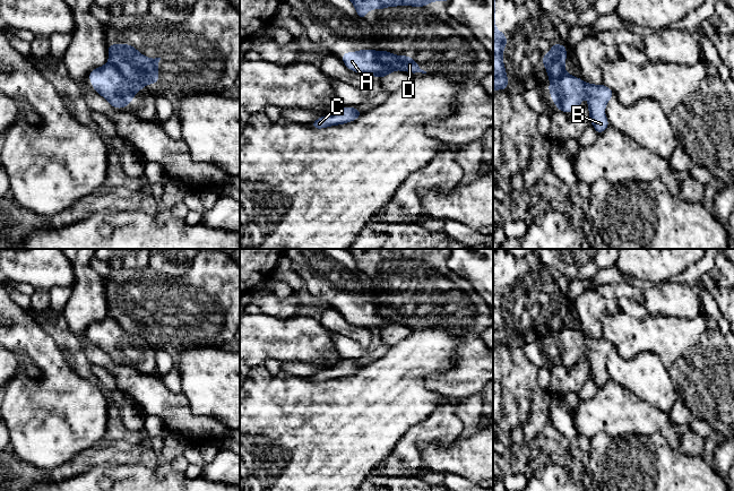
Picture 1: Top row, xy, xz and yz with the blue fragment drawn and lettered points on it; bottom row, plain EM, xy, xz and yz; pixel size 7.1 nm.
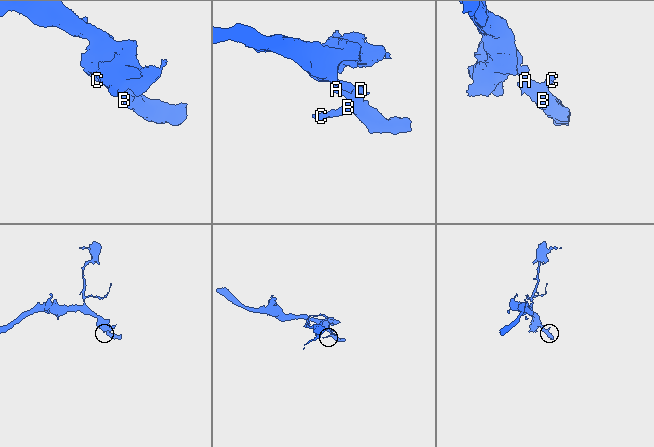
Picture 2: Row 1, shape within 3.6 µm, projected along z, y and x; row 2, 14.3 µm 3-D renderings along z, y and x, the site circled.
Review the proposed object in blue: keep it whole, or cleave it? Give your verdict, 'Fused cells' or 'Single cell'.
Fused cells

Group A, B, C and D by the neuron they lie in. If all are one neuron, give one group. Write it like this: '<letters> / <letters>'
A B C / D

